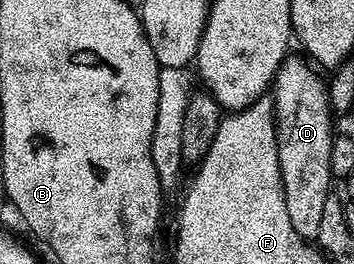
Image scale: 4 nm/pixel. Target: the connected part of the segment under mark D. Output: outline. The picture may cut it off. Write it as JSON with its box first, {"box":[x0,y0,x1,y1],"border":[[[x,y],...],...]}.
{"box":[270,54,334,242],"border":[[[289,54],[281,62],[270,89],[272,107],[276,109],[276,145],[286,214],[290,217],[290,226],[294,226],[294,234],[305,242],[315,242],[318,238],[322,209],[334,185],[330,170],[334,113],[328,104],[325,81],[320,81],[319,75],[321,73],[303,55]]]}

